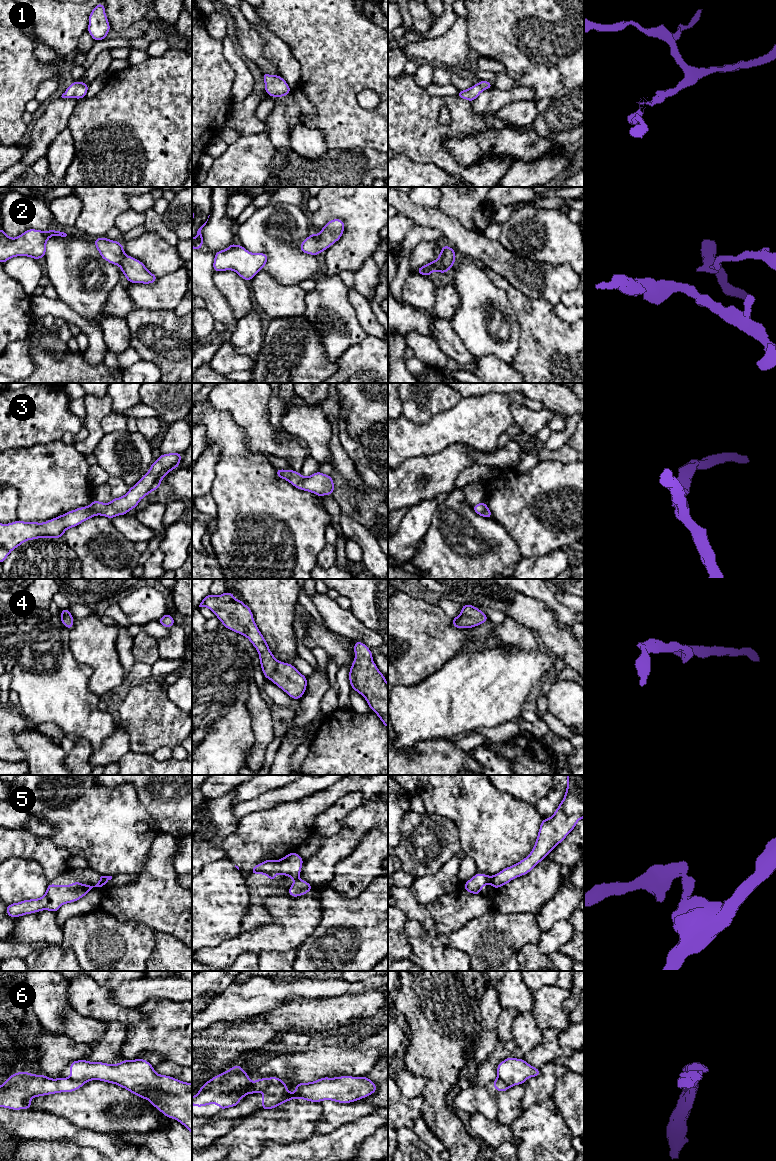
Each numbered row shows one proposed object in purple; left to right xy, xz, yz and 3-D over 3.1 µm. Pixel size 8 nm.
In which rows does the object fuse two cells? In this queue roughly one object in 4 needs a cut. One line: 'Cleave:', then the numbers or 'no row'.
Cleave: 5, 6

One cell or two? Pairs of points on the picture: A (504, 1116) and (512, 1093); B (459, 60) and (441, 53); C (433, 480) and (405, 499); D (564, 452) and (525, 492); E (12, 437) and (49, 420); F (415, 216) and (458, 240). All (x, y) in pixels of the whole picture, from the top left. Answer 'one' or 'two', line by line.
A: one
B: one
C: one
D: two
E: one
F: one

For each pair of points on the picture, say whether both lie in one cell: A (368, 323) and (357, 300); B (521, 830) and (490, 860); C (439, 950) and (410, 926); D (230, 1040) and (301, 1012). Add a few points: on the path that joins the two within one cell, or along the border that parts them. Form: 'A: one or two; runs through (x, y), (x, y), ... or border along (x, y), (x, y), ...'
A: one; runs through (366, 317), (362, 306)
B: one; runs through (513, 837), (498, 852)
C: one; runs through (431, 950), (416, 934)
D: one; runs through (248, 1034), (266, 1027), (283, 1017)

